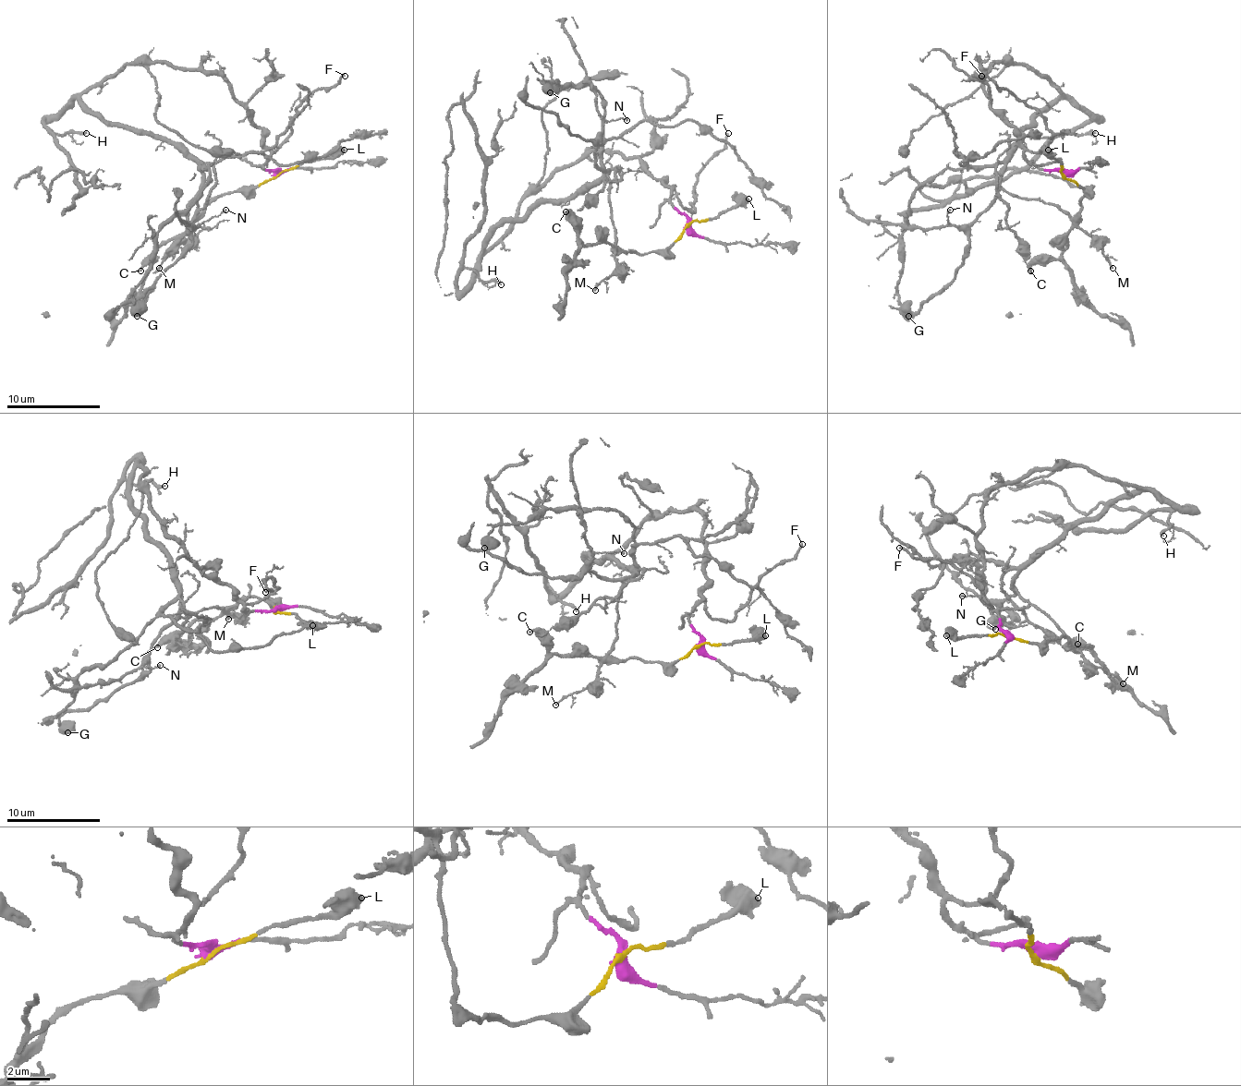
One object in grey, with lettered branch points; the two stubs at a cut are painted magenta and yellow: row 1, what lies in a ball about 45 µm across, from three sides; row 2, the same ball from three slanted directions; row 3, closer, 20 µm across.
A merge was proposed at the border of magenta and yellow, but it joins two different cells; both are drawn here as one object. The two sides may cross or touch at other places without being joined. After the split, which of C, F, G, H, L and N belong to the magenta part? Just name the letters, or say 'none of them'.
F, G, H, N

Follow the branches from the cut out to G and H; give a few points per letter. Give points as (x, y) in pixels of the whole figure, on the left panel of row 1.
G: (275, 175), (263, 134), (212, 72), (130, 63), (81, 96), (208, 169), (157, 235), (138, 317)
H: (275, 175), (262, 166), (269, 157), (263, 134), (219, 75), (130, 63), (44, 122), (55, 134), (85, 134)

